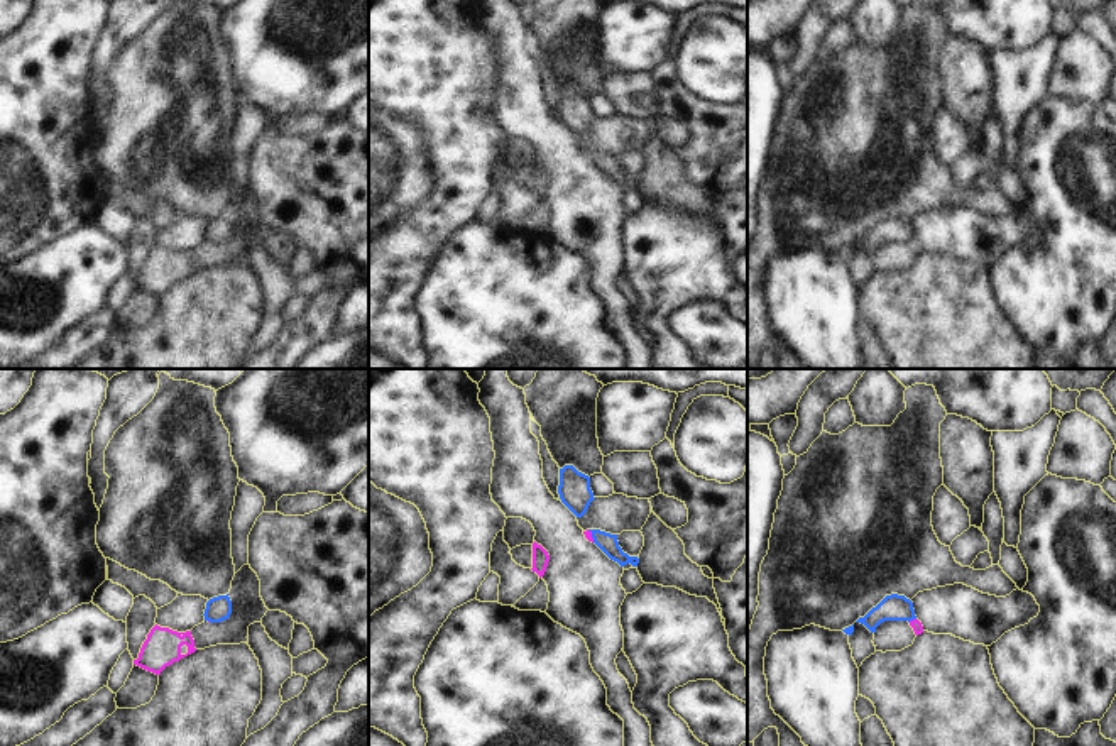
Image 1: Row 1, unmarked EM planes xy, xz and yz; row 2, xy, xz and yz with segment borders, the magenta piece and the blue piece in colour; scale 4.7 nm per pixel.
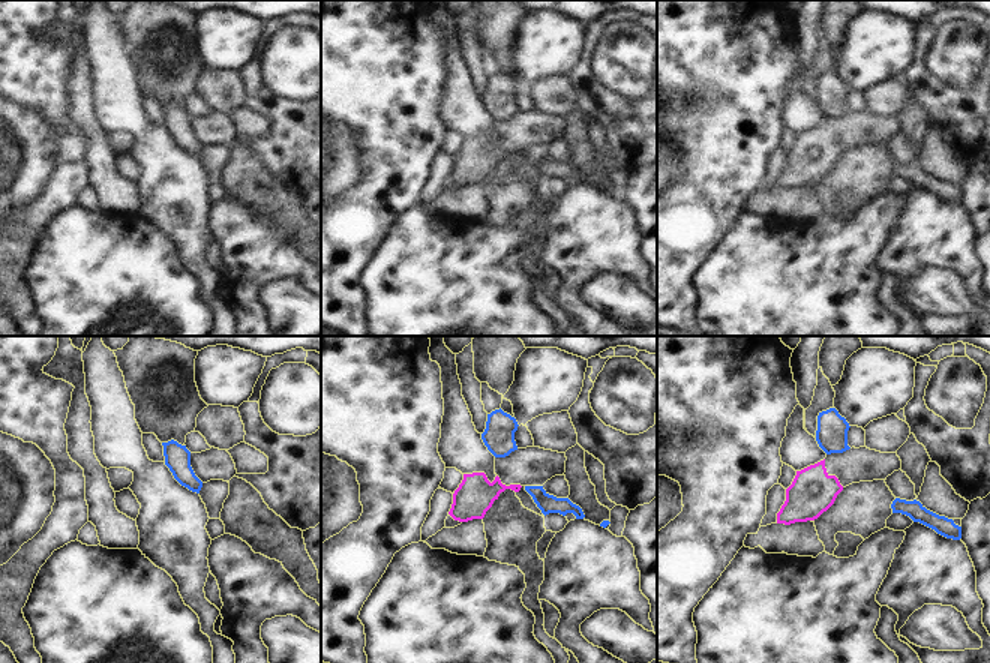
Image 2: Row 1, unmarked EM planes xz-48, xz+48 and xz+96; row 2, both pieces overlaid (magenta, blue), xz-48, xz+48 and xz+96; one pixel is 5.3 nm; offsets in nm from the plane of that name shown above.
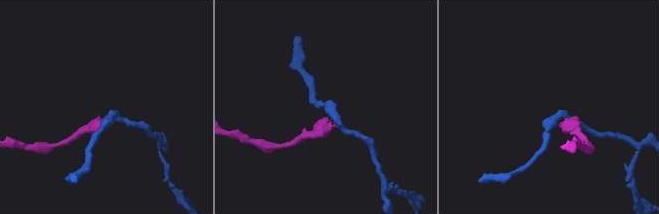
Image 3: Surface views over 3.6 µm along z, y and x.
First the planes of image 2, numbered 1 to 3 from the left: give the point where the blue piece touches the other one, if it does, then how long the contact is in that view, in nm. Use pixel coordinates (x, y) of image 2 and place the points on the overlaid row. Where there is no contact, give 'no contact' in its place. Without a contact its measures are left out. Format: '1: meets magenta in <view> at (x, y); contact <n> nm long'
1: no contact
2: no contact
3: no contact

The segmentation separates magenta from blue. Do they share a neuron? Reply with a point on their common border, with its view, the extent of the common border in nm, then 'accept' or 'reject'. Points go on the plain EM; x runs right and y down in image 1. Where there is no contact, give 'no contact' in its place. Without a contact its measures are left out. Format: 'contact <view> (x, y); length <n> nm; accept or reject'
contact xz (590, 158); length 70 nm; reject

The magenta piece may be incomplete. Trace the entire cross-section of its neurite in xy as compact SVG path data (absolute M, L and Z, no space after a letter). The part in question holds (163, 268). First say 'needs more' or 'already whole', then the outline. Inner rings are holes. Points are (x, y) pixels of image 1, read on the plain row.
needs more | M249 184L235 195L228 218L232 222L232 235L222 244L205 242L186 254L156 245L147 255L134 286L161 296L166 288L196 271L216 266L249 266L249 247L262 244L269 232L260 218L260 201Z

